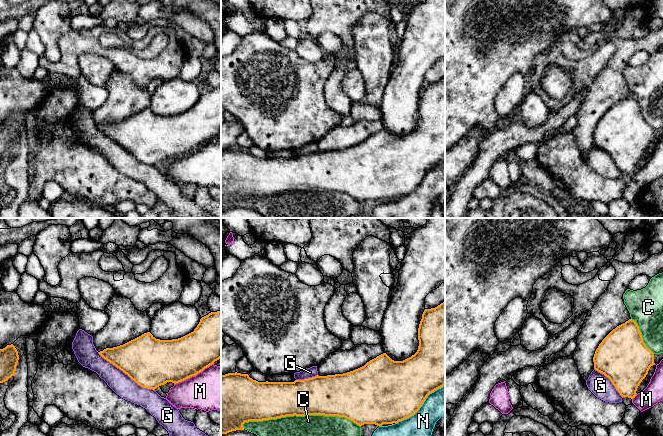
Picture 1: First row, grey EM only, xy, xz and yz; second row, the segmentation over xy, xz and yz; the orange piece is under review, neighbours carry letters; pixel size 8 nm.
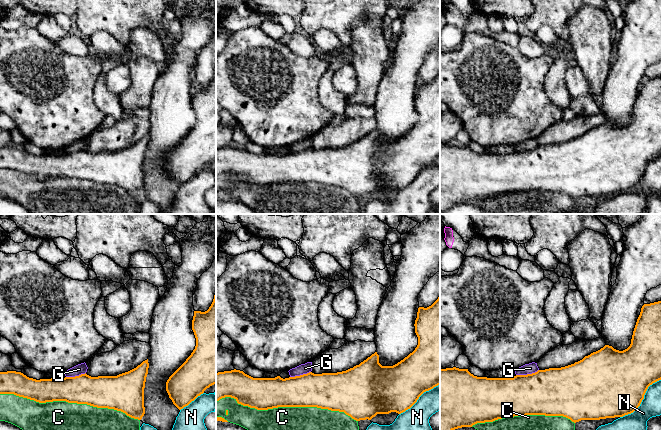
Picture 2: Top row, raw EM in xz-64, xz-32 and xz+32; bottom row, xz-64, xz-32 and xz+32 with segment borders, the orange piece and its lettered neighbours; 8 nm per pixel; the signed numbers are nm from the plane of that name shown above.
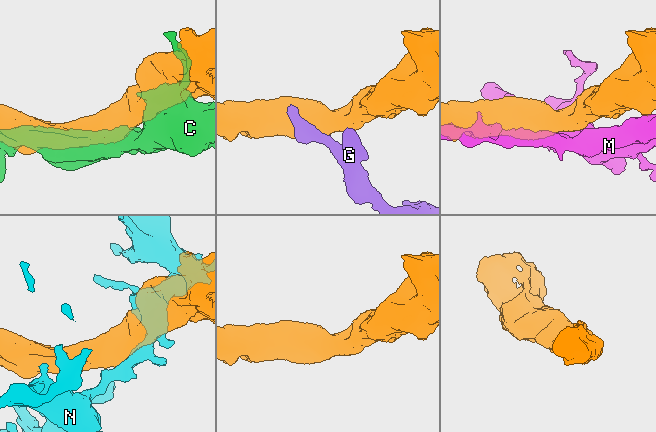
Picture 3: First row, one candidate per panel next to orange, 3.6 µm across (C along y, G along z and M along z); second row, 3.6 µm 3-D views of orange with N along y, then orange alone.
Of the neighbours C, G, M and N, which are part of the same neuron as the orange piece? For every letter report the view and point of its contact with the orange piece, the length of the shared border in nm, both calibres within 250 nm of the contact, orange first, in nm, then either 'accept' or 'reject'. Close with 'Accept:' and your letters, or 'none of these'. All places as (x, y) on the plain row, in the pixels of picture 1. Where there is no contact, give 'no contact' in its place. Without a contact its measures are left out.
C: contact xz (301, 191); length 950 nm; calibres 320 and 440 nm; reject
G: contact xy (126, 149); length 550 nm; calibres 400 and 170 nm; reject
M: contact xy (193, 151); length 360 nm; calibres 340 and 360 nm; reject
N: contact xz (421, 181); length 500 nm; calibres 480 and 280 nm; reject
Accept: none of these

